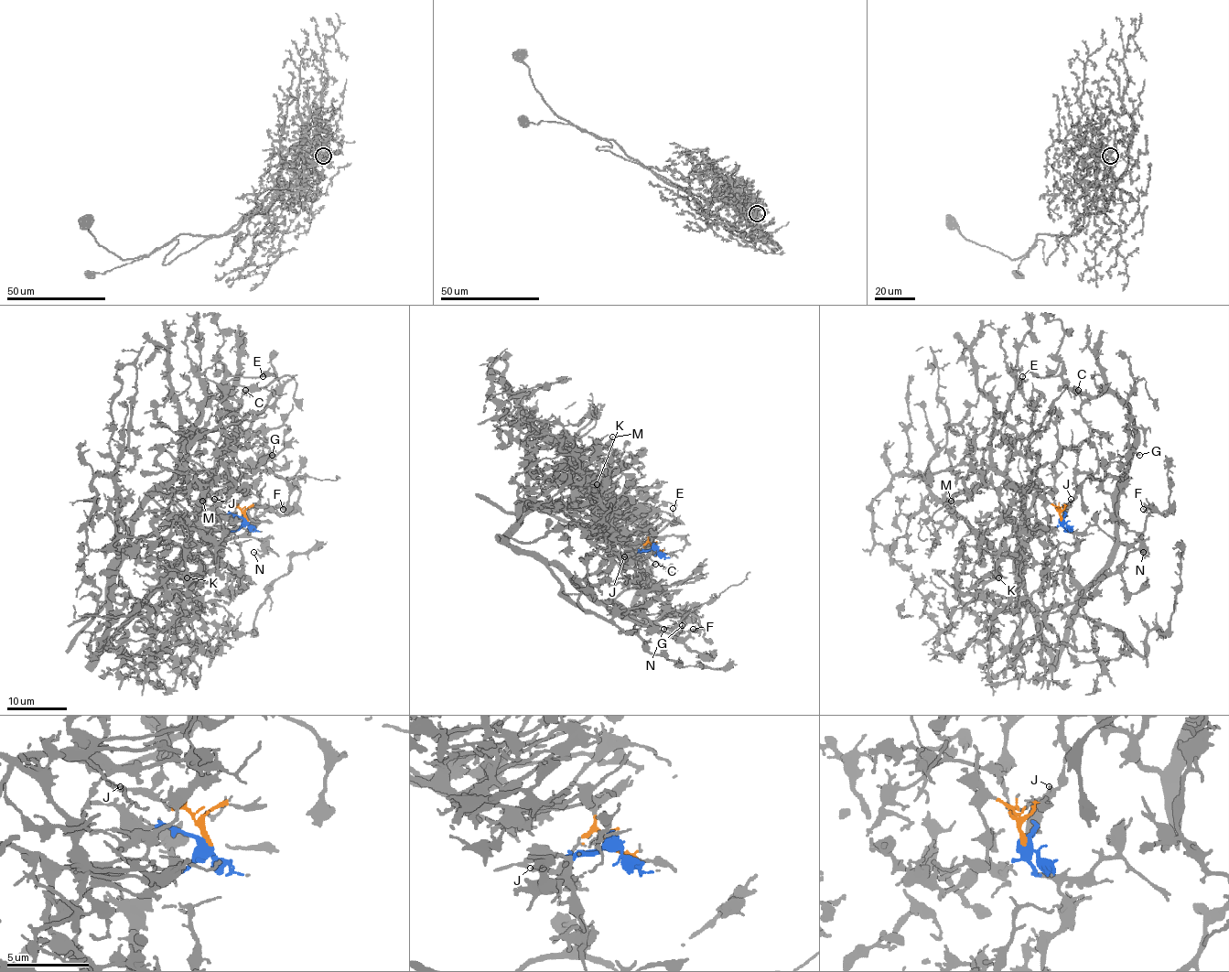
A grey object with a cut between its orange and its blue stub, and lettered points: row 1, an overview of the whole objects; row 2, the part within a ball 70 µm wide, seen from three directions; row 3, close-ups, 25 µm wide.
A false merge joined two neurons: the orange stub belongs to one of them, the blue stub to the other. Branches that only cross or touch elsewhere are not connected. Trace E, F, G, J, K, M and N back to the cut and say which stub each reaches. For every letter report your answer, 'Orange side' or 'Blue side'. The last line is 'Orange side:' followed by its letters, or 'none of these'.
E: Blue side
F: Blue side
G: Blue side
J: Orange side
K: Orange side
M: Orange side
N: Blue side
Orange side: J, K, M

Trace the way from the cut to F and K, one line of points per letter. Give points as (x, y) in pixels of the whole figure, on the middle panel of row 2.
F: (655, 546), (634, 560), (629, 555), (612, 555), (578, 581), (602, 605), (657, 631), (684, 638), (693, 629)
K: (655, 546), (645, 530), (598, 532), (551, 512), (560, 499), (594, 482), (590, 482), (598, 484)

